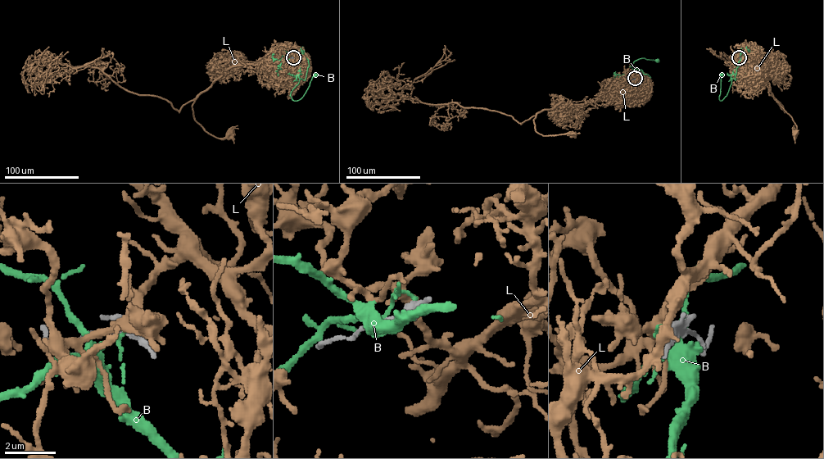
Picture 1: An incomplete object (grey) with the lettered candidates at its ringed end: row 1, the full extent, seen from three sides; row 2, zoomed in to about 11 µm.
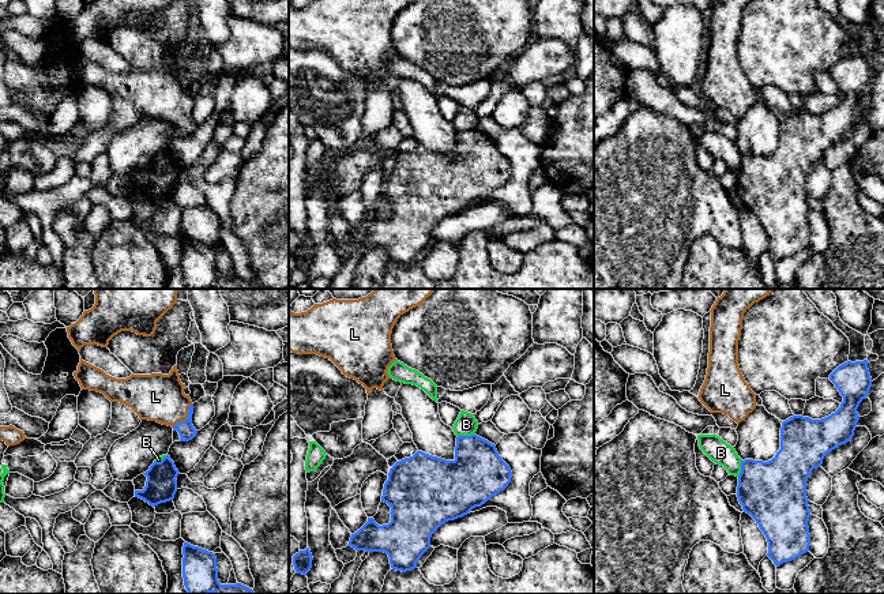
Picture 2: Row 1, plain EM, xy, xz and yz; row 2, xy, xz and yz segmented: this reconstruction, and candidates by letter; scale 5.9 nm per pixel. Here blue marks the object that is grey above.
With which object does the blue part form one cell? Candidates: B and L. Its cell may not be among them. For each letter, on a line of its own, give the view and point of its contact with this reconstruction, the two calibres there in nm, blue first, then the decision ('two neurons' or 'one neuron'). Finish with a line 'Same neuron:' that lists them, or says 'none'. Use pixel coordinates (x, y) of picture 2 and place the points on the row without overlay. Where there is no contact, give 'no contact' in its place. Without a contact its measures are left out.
B: meets blue in xz at (466, 131); 320 nm thick on the blue side, 130 nm on the other; two neurons
L: meets blue in xy at (187, 113); 100 nm thick on the blue side, 280 nm on the other; one neuron
Same neuron: L

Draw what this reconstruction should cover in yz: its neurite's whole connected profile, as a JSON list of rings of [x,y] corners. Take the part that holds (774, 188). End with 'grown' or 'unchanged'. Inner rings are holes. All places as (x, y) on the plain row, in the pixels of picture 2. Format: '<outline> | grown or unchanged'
[[[847,56],[830,69],[843,91],[835,108],[821,114],[790,112],[782,117],[780,144],[771,155],[741,157],[738,196],[765,230],[767,251],[776,262],[809,245],[806,176],[828,147],[853,134],[857,104],[872,82],[868,59]]] | unchanged

